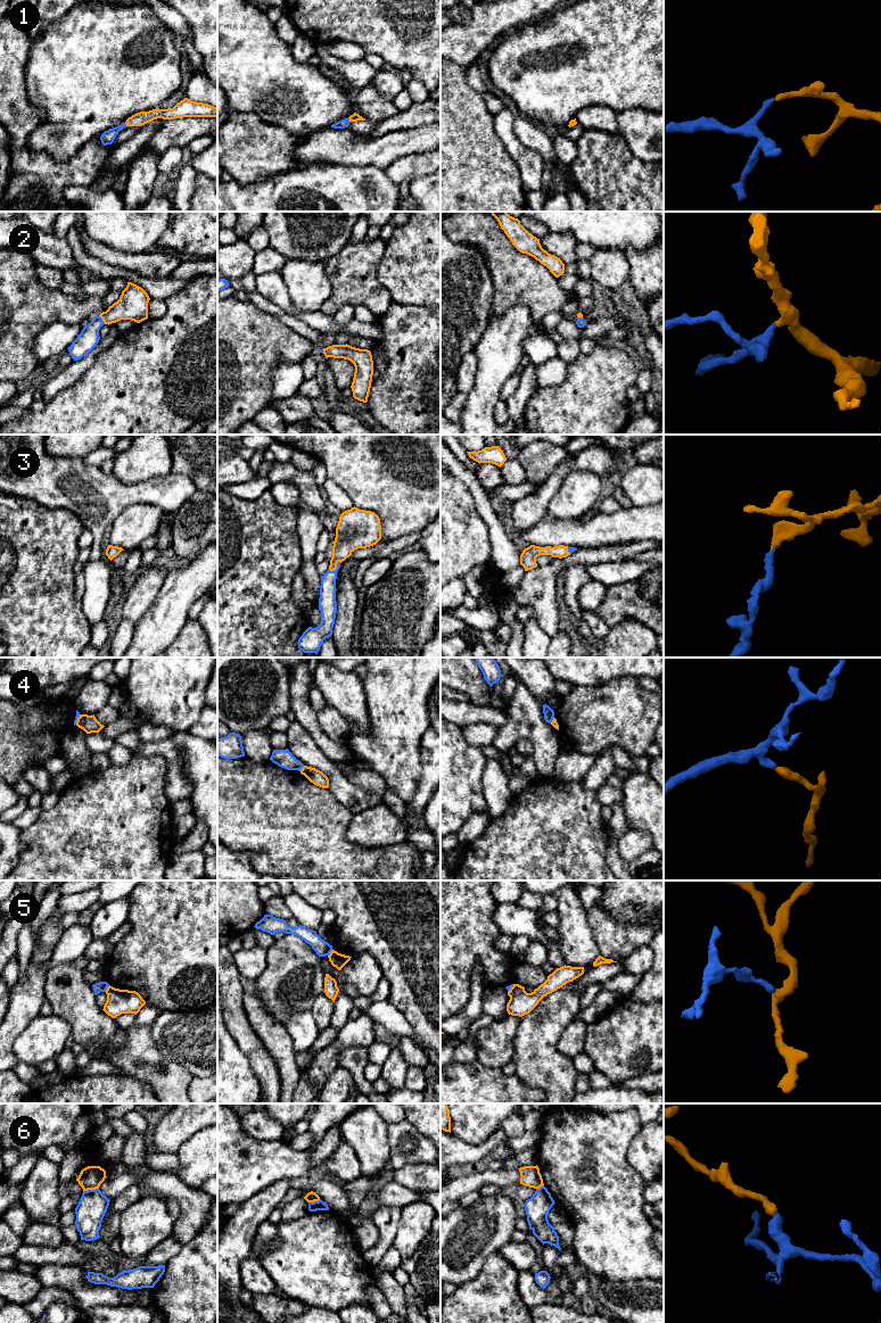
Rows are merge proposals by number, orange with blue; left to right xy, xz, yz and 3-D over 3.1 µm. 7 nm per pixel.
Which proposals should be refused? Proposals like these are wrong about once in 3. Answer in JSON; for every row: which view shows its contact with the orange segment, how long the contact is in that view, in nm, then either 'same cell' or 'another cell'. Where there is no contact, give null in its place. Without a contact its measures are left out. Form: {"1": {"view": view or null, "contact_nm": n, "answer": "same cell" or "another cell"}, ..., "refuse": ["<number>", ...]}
{"1": {"view": "xz", "contact_nm": 30, "answer": "same cell"}, "2": {"view": "xy", "contact_nm": 80, "answer": "same cell"}, "3": {"view": "xz", "contact_nm": 110, "answer": "same cell"}, "4": {"view": "xz", "contact_nm": 50, "answer": "another cell"}, "5": {"view": "xy", "contact_nm": 60, "answer": "another cell"}, "6": {"view": "xy", "contact_nm": 110, "answer": "another cell"}, "refuse": ["4", "5", "6"]}

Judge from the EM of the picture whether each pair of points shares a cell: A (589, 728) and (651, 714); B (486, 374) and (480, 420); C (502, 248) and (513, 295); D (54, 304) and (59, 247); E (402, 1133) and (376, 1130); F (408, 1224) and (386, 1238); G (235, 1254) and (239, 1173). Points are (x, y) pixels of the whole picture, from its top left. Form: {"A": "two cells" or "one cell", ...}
{"A": "one cell", "B": "one cell", "C": "one cell", "D": "two cells", "E": "two cells", "F": "two cells", "G": "two cells"}

